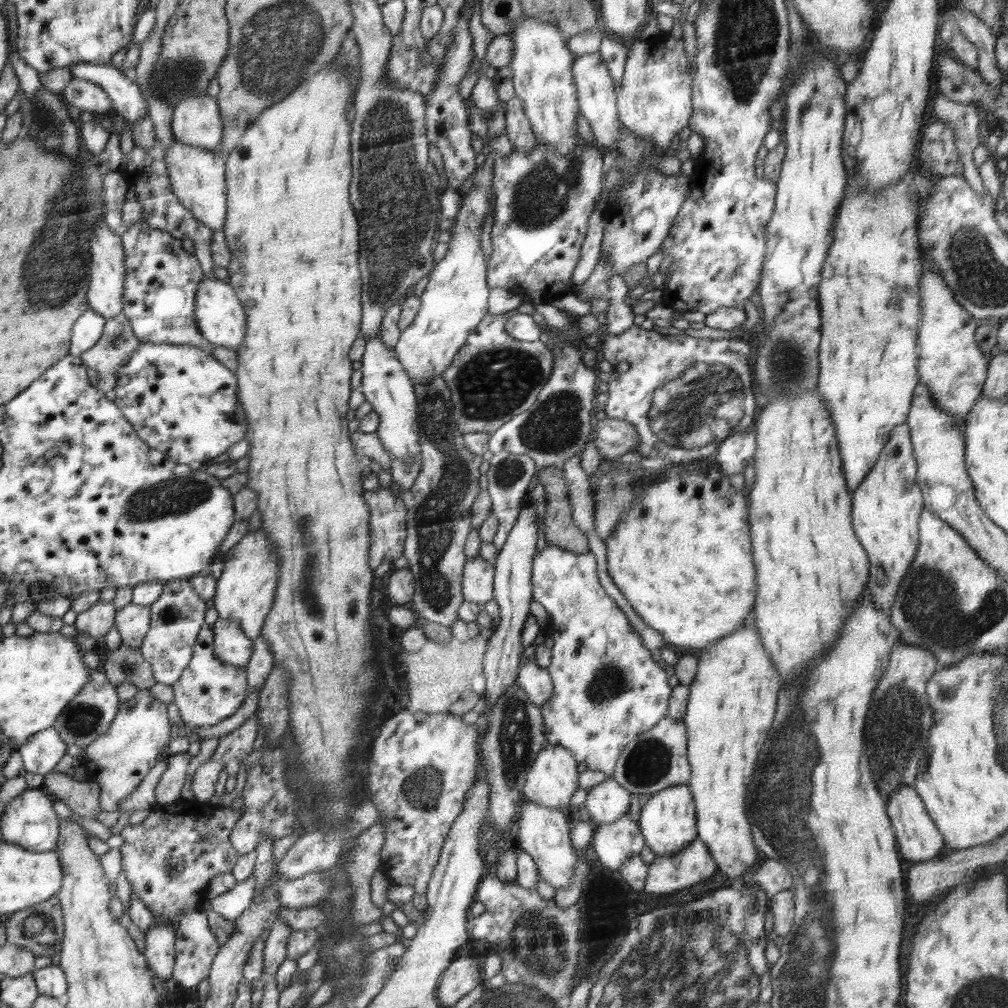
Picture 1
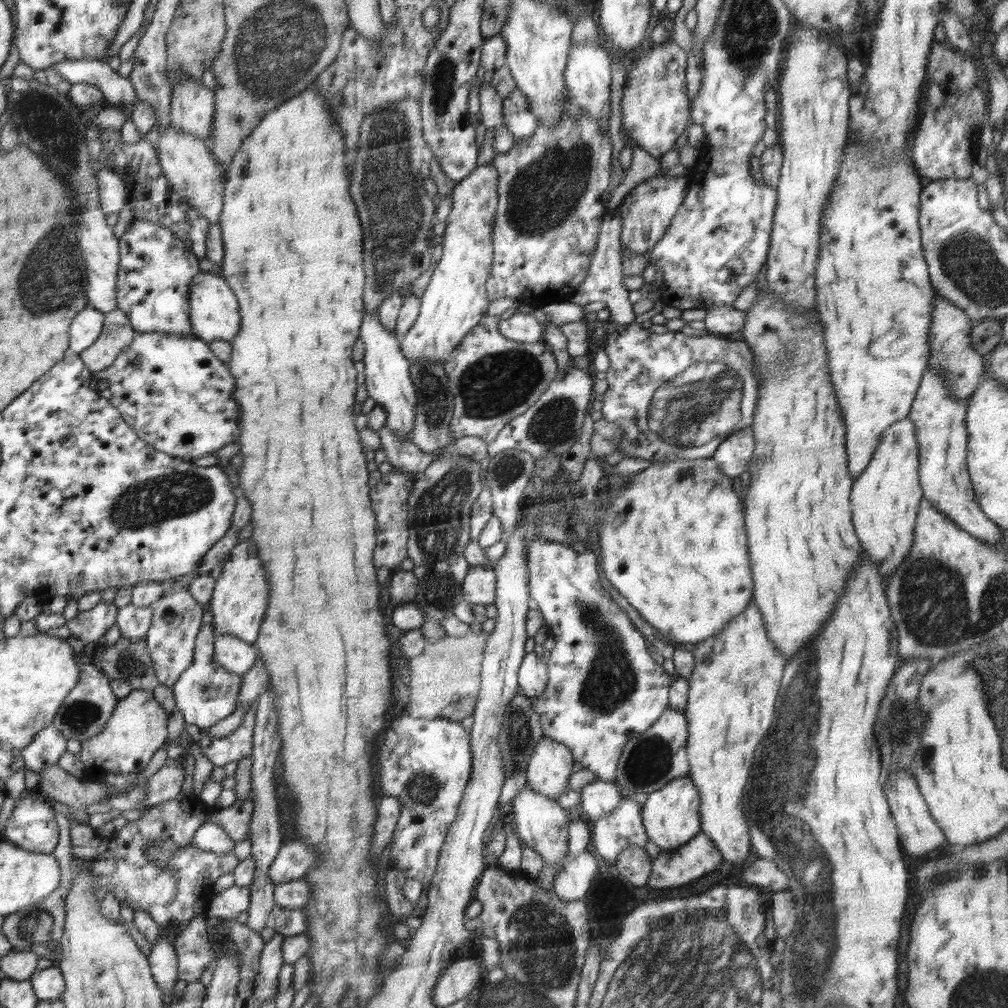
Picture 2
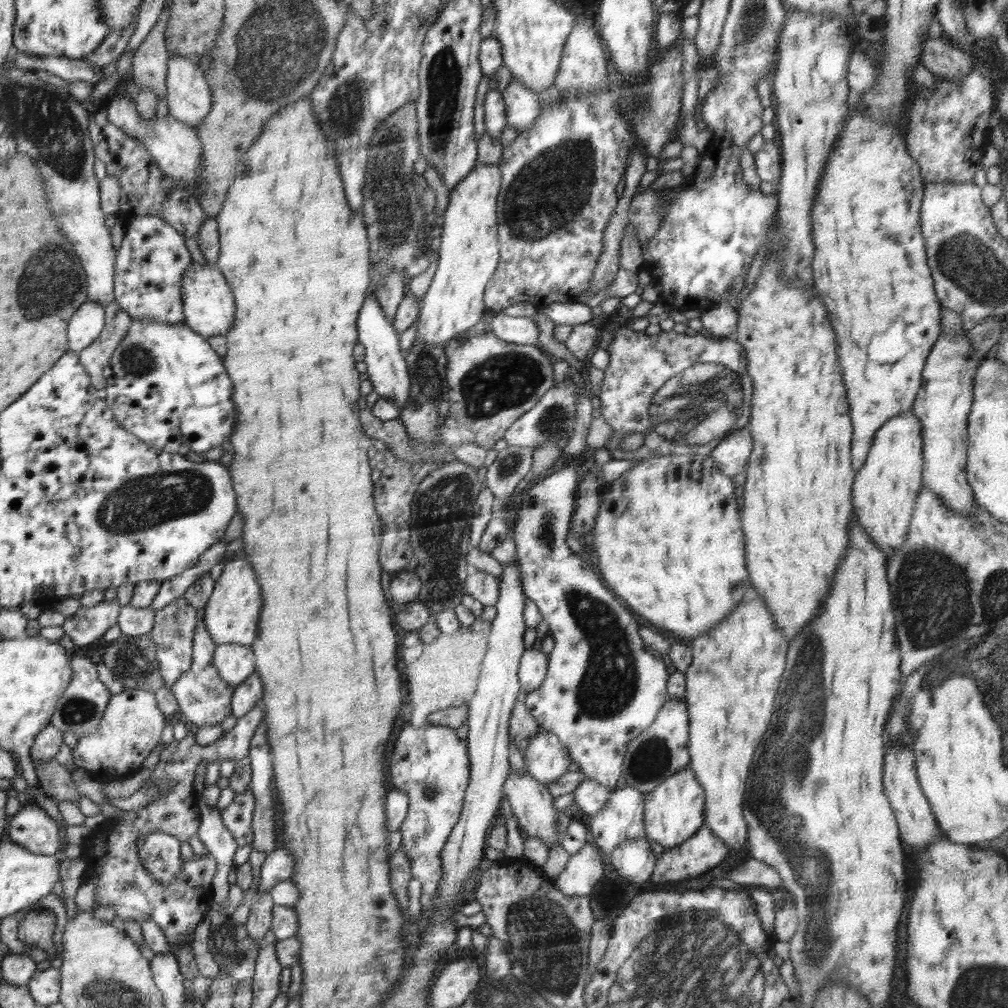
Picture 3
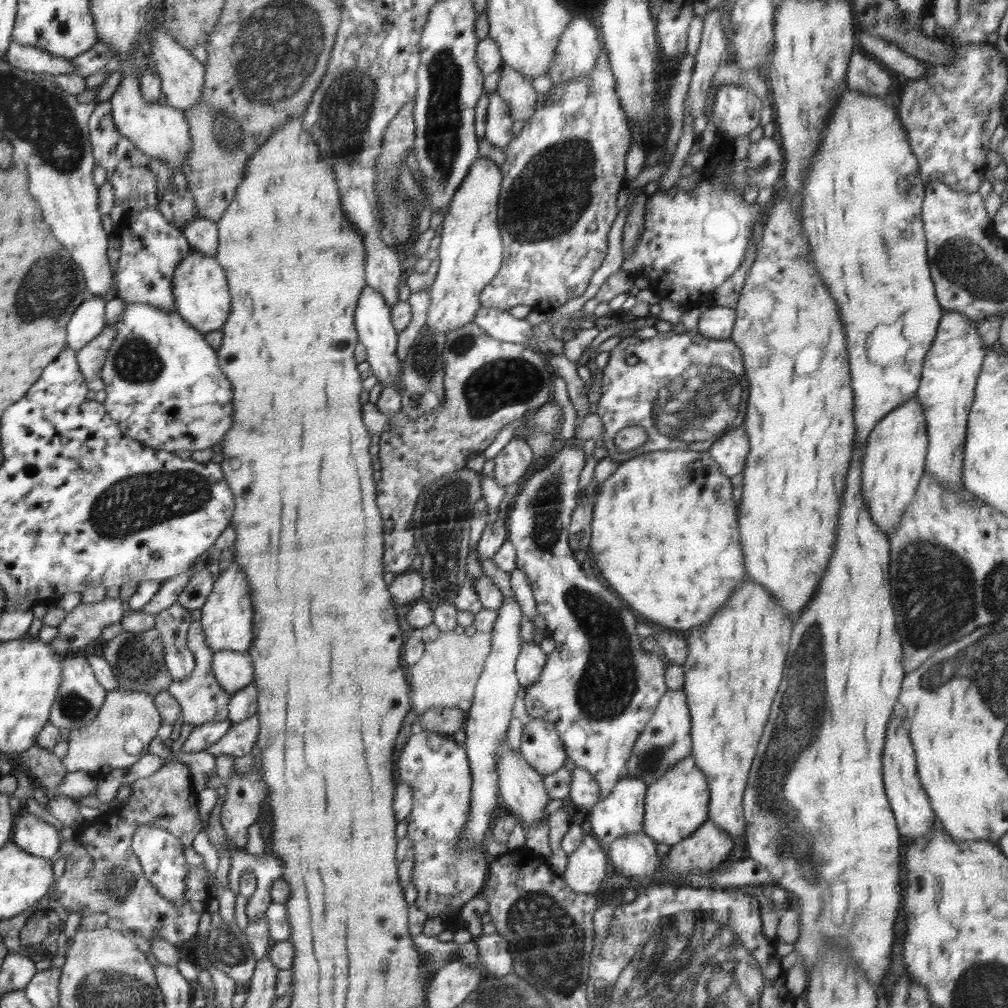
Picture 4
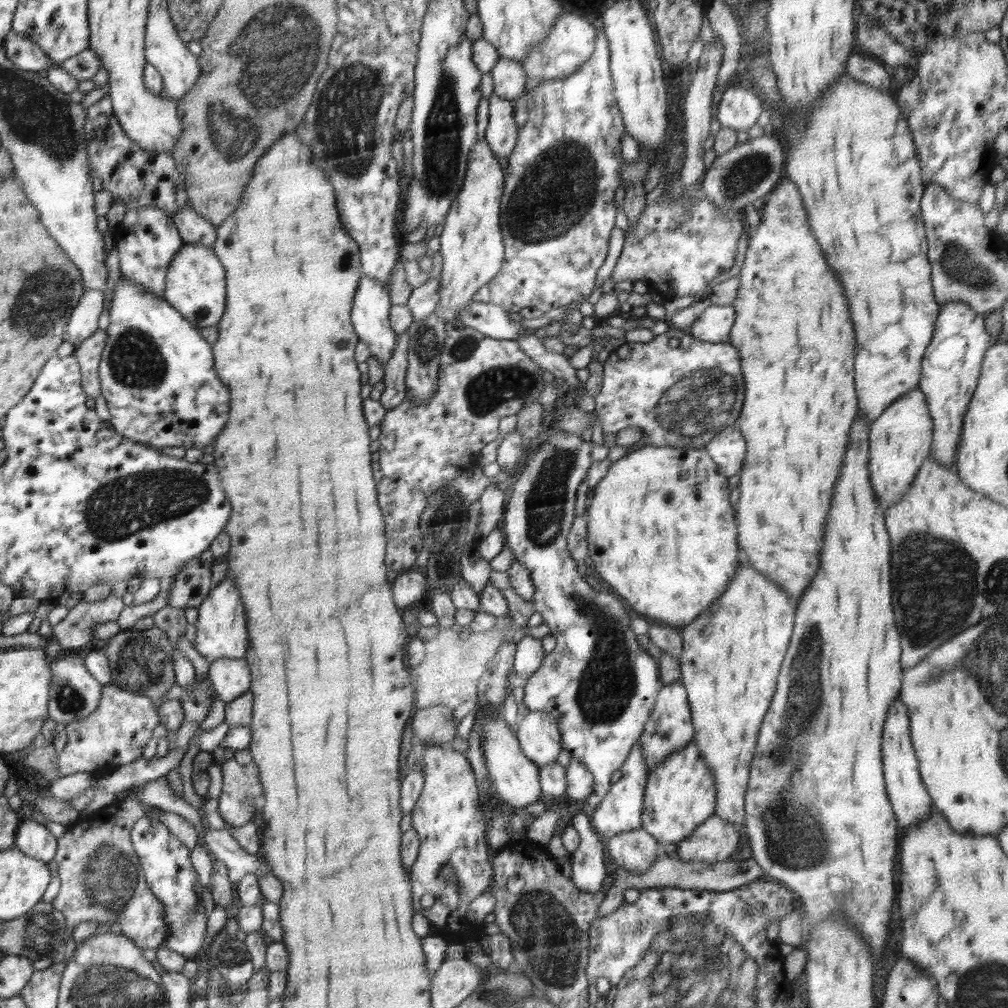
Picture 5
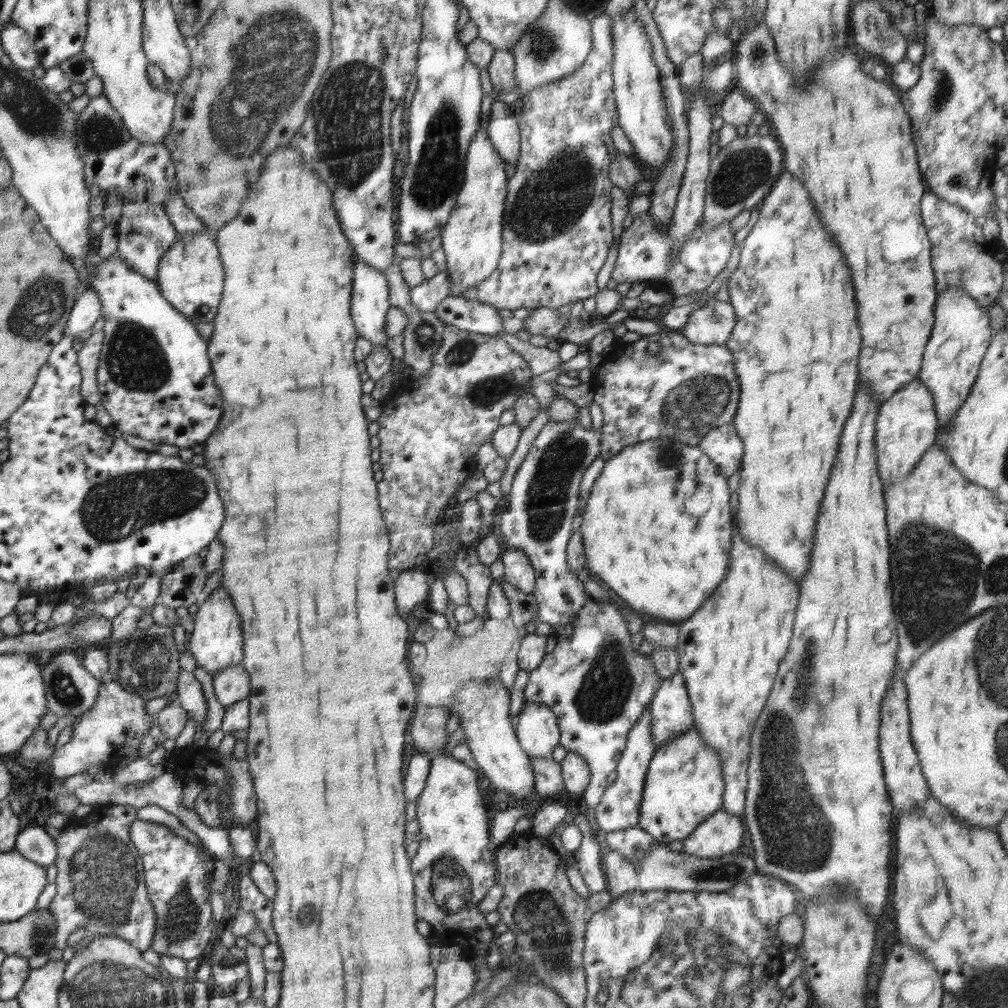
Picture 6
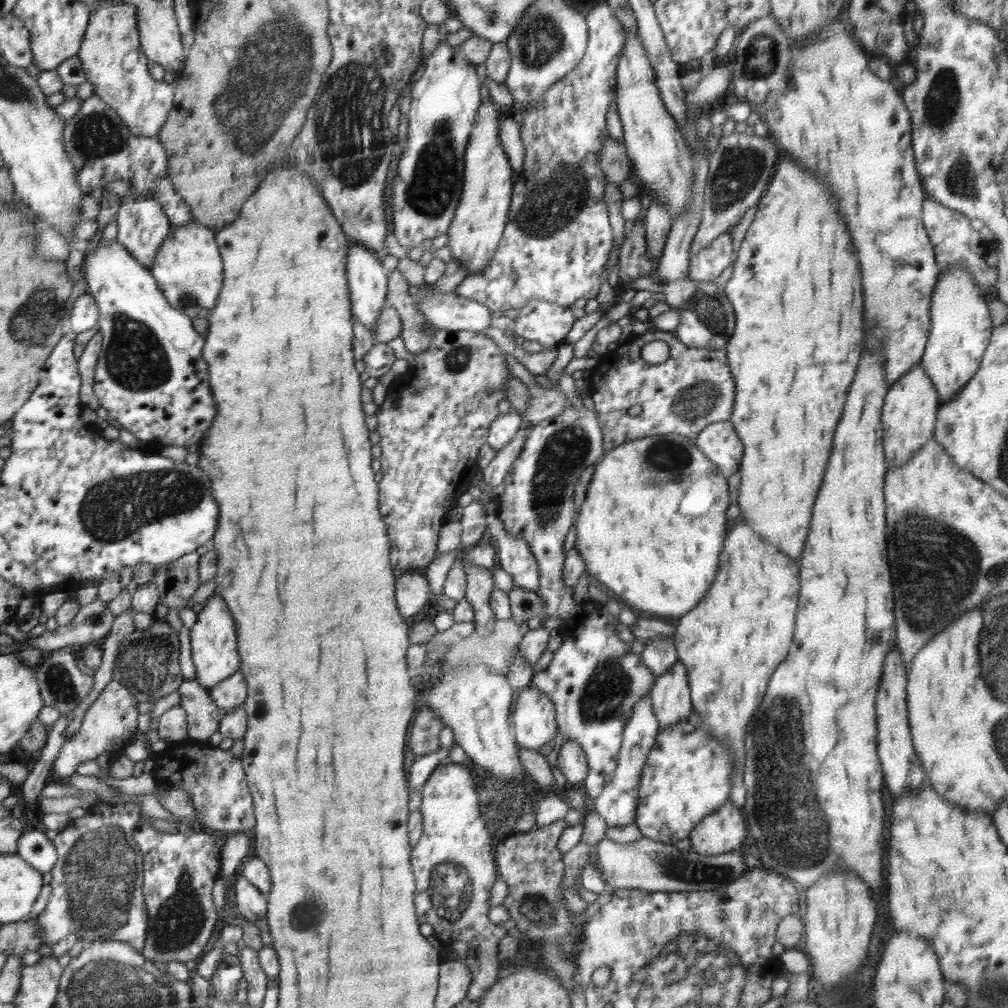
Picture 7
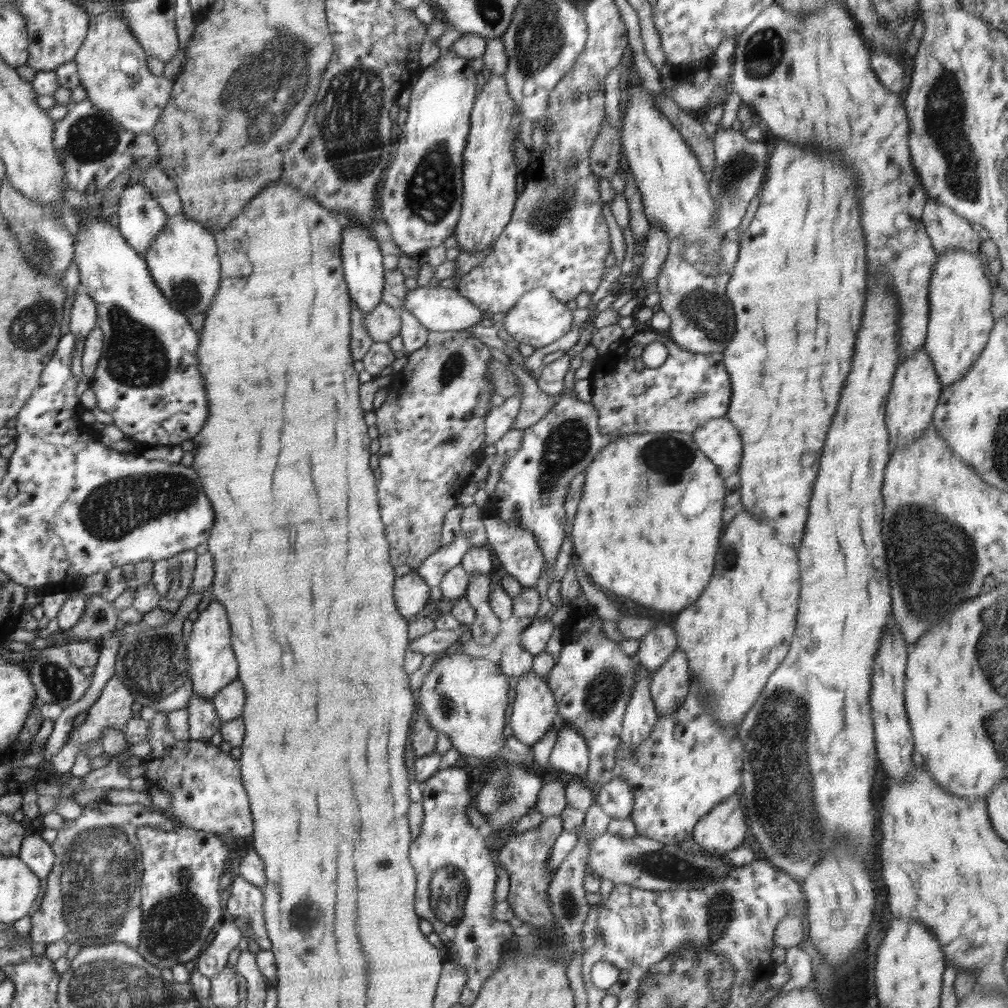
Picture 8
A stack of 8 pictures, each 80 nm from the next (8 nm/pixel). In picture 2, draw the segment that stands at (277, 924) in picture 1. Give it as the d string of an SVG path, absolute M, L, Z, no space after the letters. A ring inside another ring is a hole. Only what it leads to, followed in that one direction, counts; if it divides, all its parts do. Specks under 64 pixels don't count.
M274 933L272 939L265 942L259 960L259 973L251 981L253 984L253 995L258 1000L259 1006L272 995L277 994L277 982L283 961L282 943L285 936Z

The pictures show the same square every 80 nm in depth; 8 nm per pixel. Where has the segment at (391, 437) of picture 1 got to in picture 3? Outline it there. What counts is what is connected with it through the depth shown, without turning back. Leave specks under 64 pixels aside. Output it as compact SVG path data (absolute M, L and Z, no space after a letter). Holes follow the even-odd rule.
M371 291L365 296L364 306L361 308L357 325L360 342L365 346L363 361L366 363L368 380L372 383L373 391L379 395L379 398L395 402L401 413L401 409L406 404L410 394L408 367L399 345L399 334L395 331L393 323L386 320L380 301L376 299L376 295L371 294Z

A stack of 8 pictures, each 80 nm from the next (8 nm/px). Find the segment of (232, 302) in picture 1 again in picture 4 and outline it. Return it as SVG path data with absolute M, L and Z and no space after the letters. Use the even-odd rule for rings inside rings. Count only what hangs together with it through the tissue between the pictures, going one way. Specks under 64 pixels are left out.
M189 250L184 258L174 276L176 313L203 335L222 330L231 311L231 296L224 269L214 257L202 255L200 251Z

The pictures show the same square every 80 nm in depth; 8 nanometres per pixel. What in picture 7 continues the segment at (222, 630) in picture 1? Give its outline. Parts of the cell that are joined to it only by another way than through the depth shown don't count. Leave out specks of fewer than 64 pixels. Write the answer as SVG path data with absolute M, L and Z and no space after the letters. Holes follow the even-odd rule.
M236 671L228 679L225 679L224 682L218 683L216 687L212 687L209 694L213 698L214 704L225 715L234 707L242 705L246 700L246 677L242 671Z

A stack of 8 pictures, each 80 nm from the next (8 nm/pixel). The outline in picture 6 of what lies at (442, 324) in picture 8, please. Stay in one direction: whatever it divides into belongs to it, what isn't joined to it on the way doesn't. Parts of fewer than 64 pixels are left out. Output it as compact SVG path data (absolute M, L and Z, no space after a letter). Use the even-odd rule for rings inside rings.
M448 296L435 308L433 314L444 324L460 330L498 336L504 331L498 309L466 297Z

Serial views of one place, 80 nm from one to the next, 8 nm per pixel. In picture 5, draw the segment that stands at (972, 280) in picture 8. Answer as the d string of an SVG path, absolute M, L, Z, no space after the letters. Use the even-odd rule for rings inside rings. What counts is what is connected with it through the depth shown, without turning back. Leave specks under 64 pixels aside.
M949 302L941 306L932 340L926 352L923 352L918 389L925 394L933 420L929 456L947 468L956 469L963 416L978 385L984 355L991 345L991 334L986 330L984 314L974 312L965 302Z

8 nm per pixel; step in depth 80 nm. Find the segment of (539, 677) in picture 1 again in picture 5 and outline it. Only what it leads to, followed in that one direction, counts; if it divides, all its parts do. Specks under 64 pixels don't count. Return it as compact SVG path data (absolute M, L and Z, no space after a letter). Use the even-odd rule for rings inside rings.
M524 635L516 646L513 670L518 678L527 680L531 674L540 669L540 664L544 661L545 652L542 647L542 639Z

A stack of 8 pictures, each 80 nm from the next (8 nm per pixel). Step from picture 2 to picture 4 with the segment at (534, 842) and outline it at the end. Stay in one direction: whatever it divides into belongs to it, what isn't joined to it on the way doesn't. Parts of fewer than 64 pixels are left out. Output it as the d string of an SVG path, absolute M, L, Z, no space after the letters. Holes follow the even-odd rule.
M506 740L497 748L499 761L497 762L497 773L499 776L499 796L502 804L507 806L511 814L516 814L521 818L521 823L525 827L538 824L541 820L547 819L544 815L544 808L550 802L547 790L543 785L543 776L530 766L520 752L514 753L512 747Z

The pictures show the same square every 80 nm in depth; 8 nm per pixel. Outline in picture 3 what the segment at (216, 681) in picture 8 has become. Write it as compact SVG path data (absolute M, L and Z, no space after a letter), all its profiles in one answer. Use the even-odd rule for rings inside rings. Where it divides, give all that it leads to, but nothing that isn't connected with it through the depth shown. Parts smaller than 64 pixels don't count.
M242 549L236 558L228 561L220 577L215 580L215 586L206 606L202 609L204 624L208 626L210 637L219 644L236 643L251 647L256 642L259 633L260 617L264 601L261 596L261 586L258 585L257 573L253 564L242 556Z

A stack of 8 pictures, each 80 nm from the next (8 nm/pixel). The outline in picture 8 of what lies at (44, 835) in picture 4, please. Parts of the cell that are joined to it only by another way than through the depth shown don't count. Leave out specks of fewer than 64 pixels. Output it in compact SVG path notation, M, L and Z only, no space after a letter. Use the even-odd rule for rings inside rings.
M33 834L22 840L18 857L29 866L38 877L46 878L53 871L54 848L42 840L42 835Z

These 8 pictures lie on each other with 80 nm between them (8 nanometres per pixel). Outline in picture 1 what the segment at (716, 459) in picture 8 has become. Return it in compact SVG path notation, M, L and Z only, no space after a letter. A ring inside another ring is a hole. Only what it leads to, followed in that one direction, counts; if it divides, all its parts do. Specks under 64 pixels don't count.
M755 430L730 434L718 445L716 459L726 475L738 474L755 462Z

